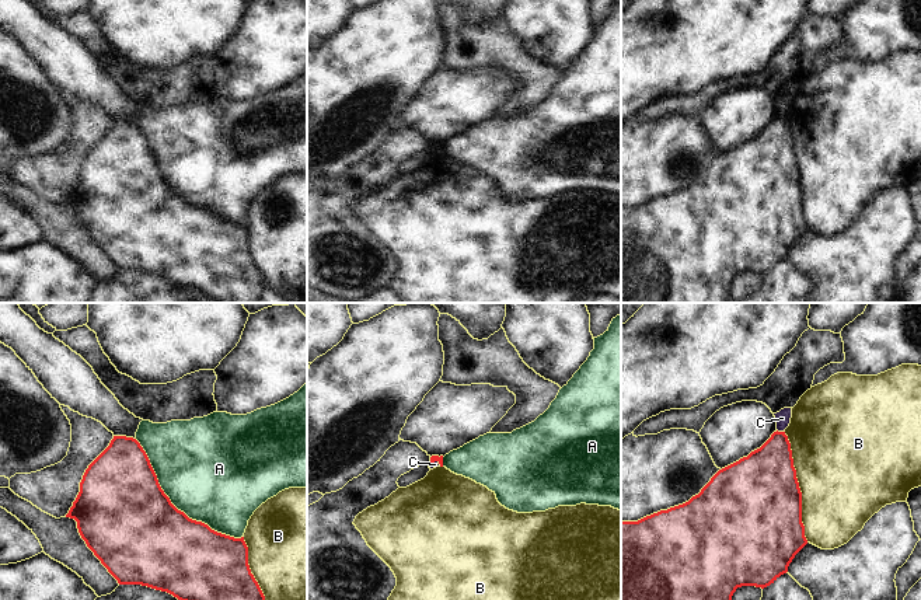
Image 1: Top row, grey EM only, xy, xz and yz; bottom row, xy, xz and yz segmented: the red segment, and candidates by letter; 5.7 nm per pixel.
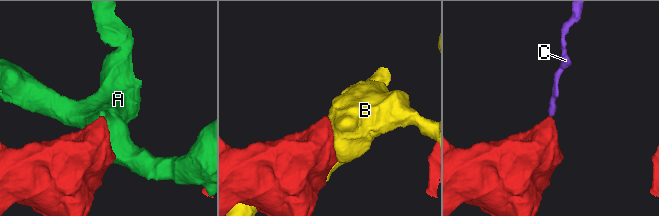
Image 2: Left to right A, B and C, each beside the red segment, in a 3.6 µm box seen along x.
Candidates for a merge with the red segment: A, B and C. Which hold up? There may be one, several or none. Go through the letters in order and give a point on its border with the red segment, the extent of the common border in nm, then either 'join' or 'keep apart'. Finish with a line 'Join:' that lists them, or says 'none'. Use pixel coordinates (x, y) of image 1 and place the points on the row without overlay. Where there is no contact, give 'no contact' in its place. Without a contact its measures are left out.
A: xy (174, 192) | 850 nm | keep apart
B: yz (798, 173) | 650 nm | keep apart
C: yz (781, 118) | 50 nm | keep apart
Join: none

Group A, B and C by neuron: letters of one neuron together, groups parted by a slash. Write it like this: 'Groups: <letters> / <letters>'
Groups: A / B / C.

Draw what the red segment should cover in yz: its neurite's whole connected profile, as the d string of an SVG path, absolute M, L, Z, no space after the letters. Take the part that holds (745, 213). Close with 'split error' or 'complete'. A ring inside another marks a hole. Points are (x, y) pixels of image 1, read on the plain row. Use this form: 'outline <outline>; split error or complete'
outline M774 118L771 123L747 143L719 156L711 167L688 188L660 196L638 207L621 207L621 303L733 303L729 294L737 273L767 273L781 261L795 241L807 230L802 209L802 178L793 153L791 129L785 118Z; complete

